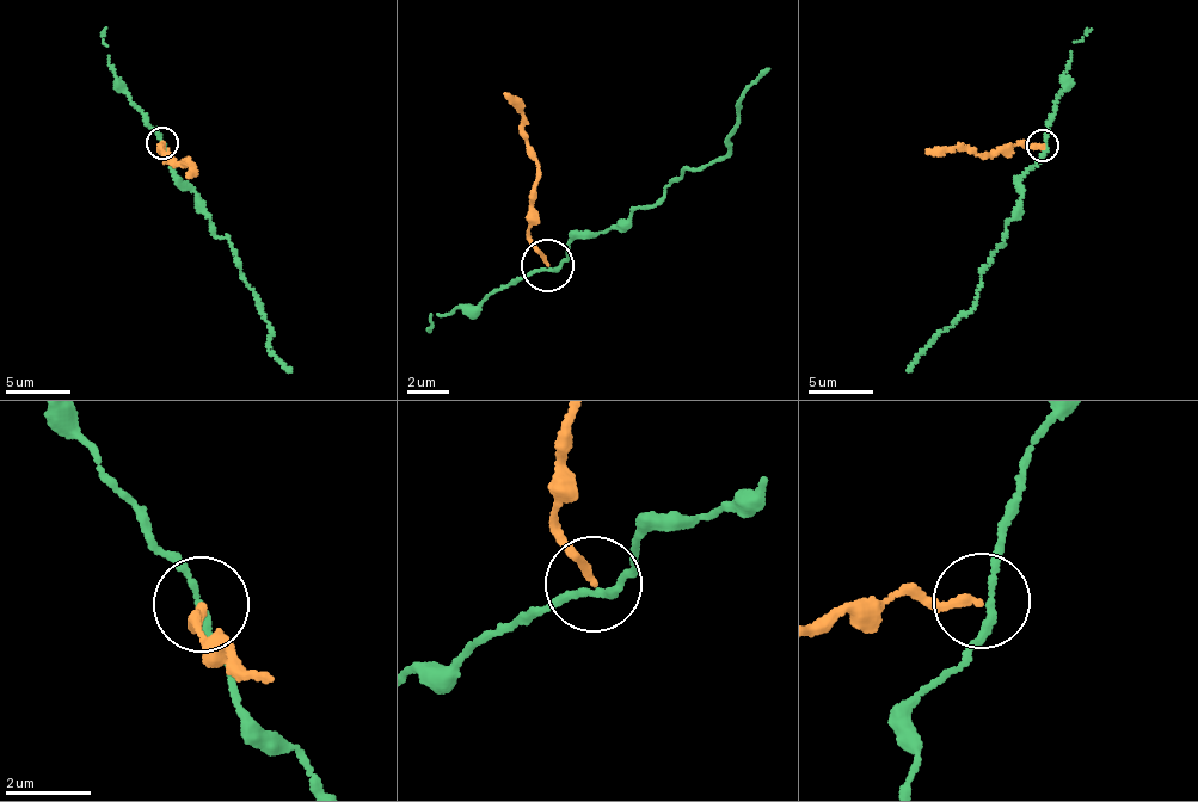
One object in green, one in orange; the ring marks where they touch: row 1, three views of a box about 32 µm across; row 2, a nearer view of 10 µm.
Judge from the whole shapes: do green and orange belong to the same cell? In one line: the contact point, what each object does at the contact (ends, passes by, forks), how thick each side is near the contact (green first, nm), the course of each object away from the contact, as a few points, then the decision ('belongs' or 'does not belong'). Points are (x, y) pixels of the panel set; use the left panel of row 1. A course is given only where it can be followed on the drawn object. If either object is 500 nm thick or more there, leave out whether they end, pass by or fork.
place (161, 142); green passes by; orange ends; calibres 150 and 180 nm; course green (163, 141), (177, 179), (196, 195), (210, 230), (227, 239), (276, 357), (292, 371); course orange (163, 141), (160, 149), (183, 167), (194, 166), (188, 177); does not belong

